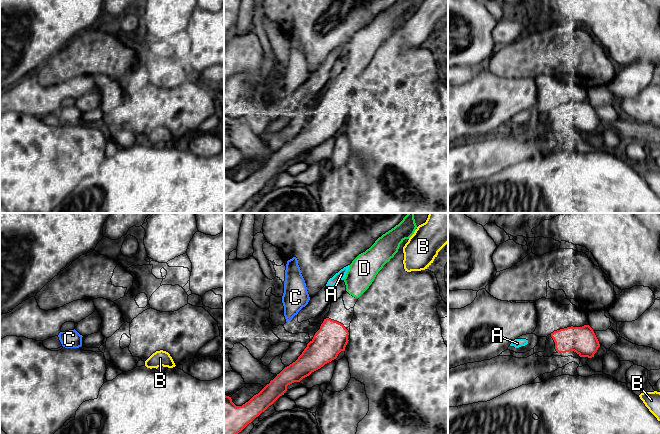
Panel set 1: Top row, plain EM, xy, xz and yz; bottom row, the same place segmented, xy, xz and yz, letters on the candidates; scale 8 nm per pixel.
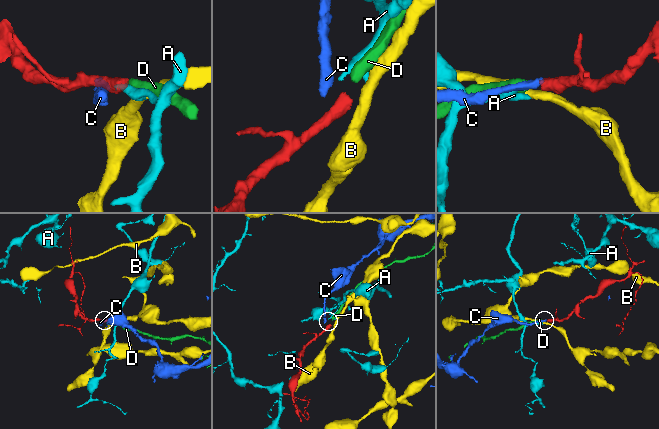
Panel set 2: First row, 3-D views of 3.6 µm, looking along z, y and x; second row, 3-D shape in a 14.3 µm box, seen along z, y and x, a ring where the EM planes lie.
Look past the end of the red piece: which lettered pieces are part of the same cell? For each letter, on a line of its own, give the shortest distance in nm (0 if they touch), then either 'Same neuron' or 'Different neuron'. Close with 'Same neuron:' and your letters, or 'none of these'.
A: Distance 190 nm. Different neuron
B: Distance 480 nm. Different neuron
C: Distance 190 nm. Different neuron
D: Distance 240 nm. Same neuron
Same neuron: D

